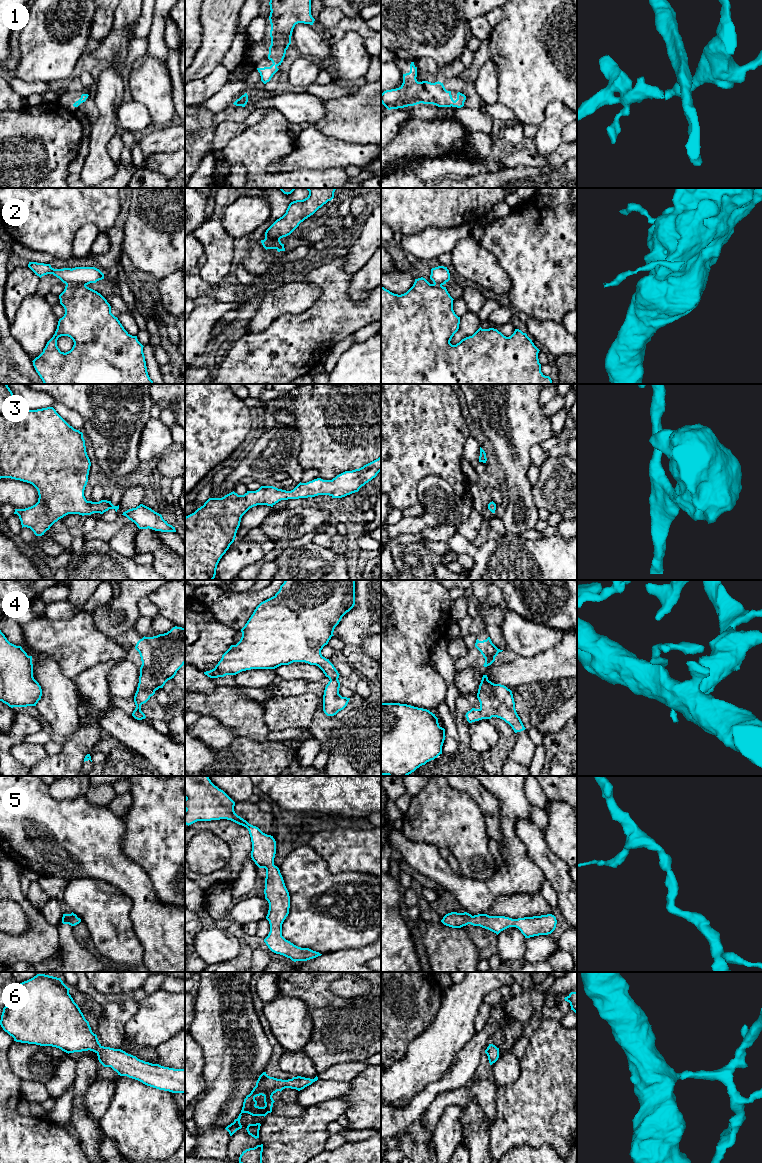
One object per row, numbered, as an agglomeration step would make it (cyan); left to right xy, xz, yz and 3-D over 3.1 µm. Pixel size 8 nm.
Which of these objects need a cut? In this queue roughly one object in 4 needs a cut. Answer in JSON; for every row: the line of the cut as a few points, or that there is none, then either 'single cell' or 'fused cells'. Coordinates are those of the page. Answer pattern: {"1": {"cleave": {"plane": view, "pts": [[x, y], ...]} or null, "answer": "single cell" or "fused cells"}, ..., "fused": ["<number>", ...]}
{"1": {"cleave": null, "answer": "single cell"}, "2": {"cleave": {"plane": "xy", "pts": [[66, 283], [82, 283], [85, 285]]}, "answer": "fused cells"}, "3": {"cleave": null, "answer": "single cell"}, "4": {"cleave": null, "answer": "single cell"}, "5": {"cleave": null, "answer": "single cell"}, "6": {"cleave": null, "answer": "single cell"}, "fused": ["2"]}

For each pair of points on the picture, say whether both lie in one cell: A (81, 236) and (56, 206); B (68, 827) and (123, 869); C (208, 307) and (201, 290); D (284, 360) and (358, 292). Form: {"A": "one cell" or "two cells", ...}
{"A": "two cells", "B": "one cell", "C": "two cells", "D": "two cells"}

